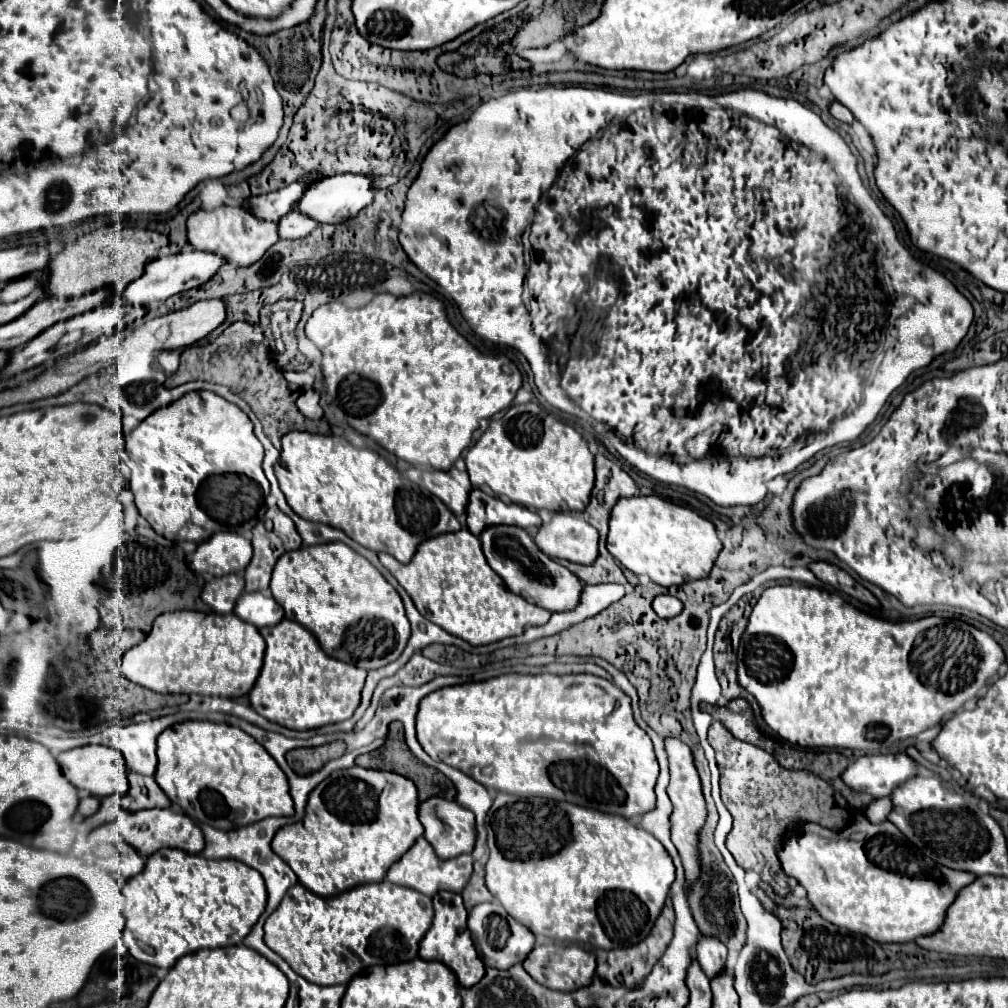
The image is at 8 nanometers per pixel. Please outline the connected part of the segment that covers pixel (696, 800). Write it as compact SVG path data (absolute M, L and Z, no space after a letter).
M668 738L666 740L666 752L668 752L668 758L670 758L668 796L674 804L674 812L672 812L672 818L670 818L672 820L672 840L674 840L674 846L678 848L678 852L680 852L680 858L682 858L684 870L686 870L686 880L688 880L688 884L692 884L698 878L698 872L700 872L700 868L698 868L700 854L696 852L696 834L698 834L700 826L704 824L706 804L704 804L704 798L702 798L700 778L698 778L698 772L694 768L694 762L692 762L690 748L676 738Z

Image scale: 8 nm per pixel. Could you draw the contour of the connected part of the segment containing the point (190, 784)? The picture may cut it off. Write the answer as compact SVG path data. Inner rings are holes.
M182 722L158 736L156 782L192 820L220 830L254 824L268 816L292 816L288 780L276 760L244 730L216 722Z

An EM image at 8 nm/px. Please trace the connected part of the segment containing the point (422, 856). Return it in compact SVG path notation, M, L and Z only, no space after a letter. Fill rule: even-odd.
M420 838L400 860L396 860L390 866L390 870L386 874L386 880L394 882L394 884L400 884L400 886L414 888L414 890L418 890L426 896L434 896L440 890L462 892L470 874L472 874L472 856L470 854L460 854L460 856L450 858L450 860L440 860L432 852L432 846L424 838Z

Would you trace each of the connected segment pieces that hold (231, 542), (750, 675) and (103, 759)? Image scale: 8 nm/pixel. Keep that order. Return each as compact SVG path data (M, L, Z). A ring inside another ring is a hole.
M216 532L206 542L200 542L196 552L186 558L188 566L196 574L210 574L210 576L224 576L232 572L242 572L252 560L252 542L238 532Z
M790 584L788 586L772 586L762 592L760 600L756 602L756 608L750 614L748 626L742 634L740 648L738 648L738 660L736 660L740 686L756 698L764 722L778 736L782 736L784 740L788 740L792 744L800 744L800 746L808 746L808 748L810 746L828 746L828 748L840 746L840 748L866 750L866 752L884 752L890 748L892 742L912 738L912 736L924 732L926 728L940 724L946 714L956 712L958 708L964 706L964 702L974 698L978 694L978 690L986 684L986 680L992 674L996 674L996 670L1002 662L1004 662L1004 654L1002 654L1000 646L994 642L994 638L990 638L982 630L972 628L970 624L966 624L962 620L944 620L938 616L928 616L928 618L922 618L916 622L894 624L894 622L870 616L866 612L860 612L858 608L848 604L838 594L832 594L832 592L814 588L814 586L790 586Z
M82 746L72 748L62 754L58 754L58 764L62 768L62 774L80 790L88 790L96 798L118 794L122 796L128 790L128 778L126 778L126 764L124 756L120 752L108 748L108 746Z

